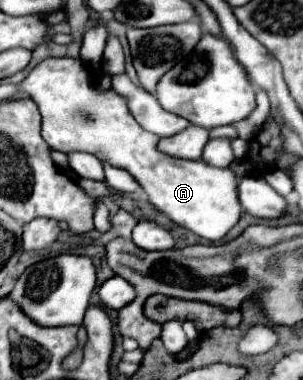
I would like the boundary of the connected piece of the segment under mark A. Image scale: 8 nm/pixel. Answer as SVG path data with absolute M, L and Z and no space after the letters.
M48 57L42 63L38 63L30 75L24 79L22 89L32 97L32 101L38 105L40 115L42 115L42 137L44 141L54 149L62 153L74 153L74 151L84 151L100 157L104 163L126 169L146 191L150 203L166 213L176 225L186 227L194 231L196 235L210 239L210 241L220 241L240 219L242 207L238 203L238 179L230 169L218 169L208 165L206 161L180 161L174 157L168 157L166 153L160 153L156 149L160 137L154 133L146 133L138 121L132 117L128 103L120 93L114 89L100 91L98 89L98 77L92 77L88 67L80 59L70 59L70 57Z

